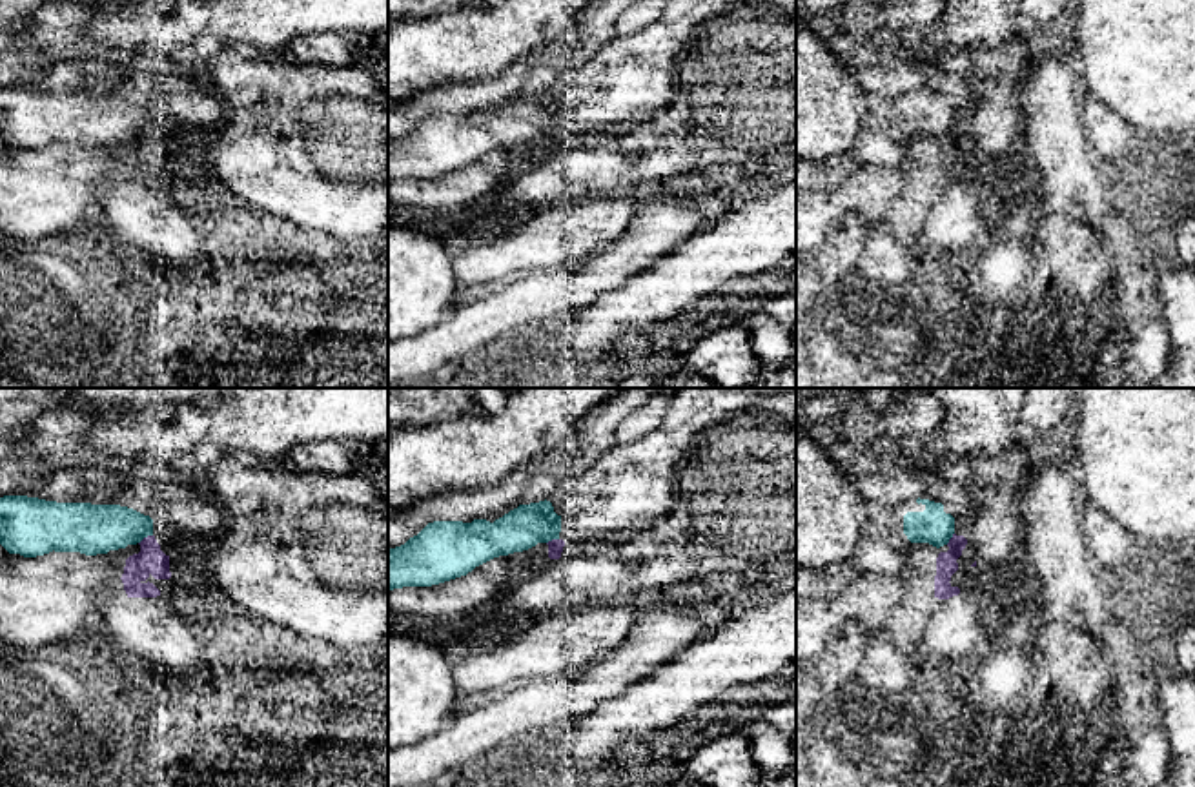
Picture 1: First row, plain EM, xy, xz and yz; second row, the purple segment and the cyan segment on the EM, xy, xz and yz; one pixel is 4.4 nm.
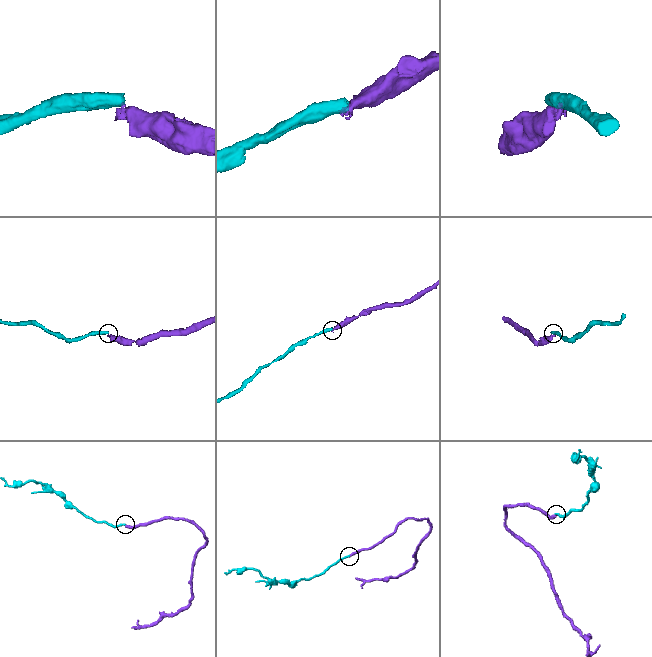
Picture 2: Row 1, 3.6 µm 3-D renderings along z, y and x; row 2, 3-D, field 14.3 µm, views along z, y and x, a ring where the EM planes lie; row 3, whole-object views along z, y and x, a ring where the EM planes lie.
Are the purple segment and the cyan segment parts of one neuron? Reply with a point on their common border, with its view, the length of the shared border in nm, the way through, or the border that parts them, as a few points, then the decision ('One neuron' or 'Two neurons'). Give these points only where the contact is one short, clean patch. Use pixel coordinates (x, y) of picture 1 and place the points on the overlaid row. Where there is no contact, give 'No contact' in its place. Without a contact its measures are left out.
Touches purple at xy (144, 538). Shared border 80 nm. Two neurons

